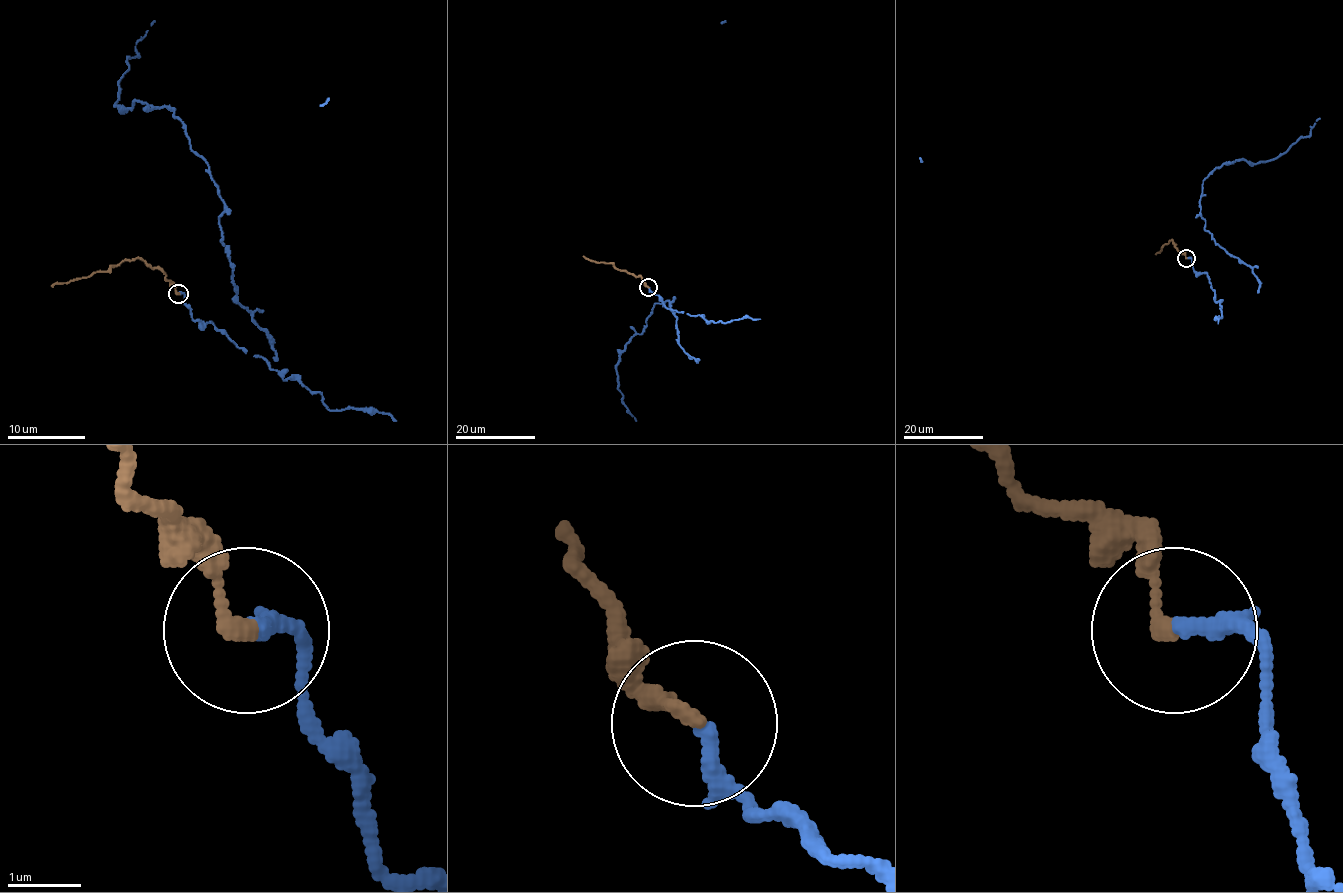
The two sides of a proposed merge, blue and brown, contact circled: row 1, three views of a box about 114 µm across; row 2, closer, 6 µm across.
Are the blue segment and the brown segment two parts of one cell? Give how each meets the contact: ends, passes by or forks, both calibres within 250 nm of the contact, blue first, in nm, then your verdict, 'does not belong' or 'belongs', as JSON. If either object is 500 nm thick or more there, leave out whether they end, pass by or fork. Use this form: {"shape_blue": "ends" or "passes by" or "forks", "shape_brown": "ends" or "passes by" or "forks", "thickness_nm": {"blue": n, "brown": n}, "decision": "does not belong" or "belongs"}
{"shape_blue": "ends", "shape_brown": "ends", "thickness_nm": {"blue": 240, "brown": 190}, "decision": "belongs"}

